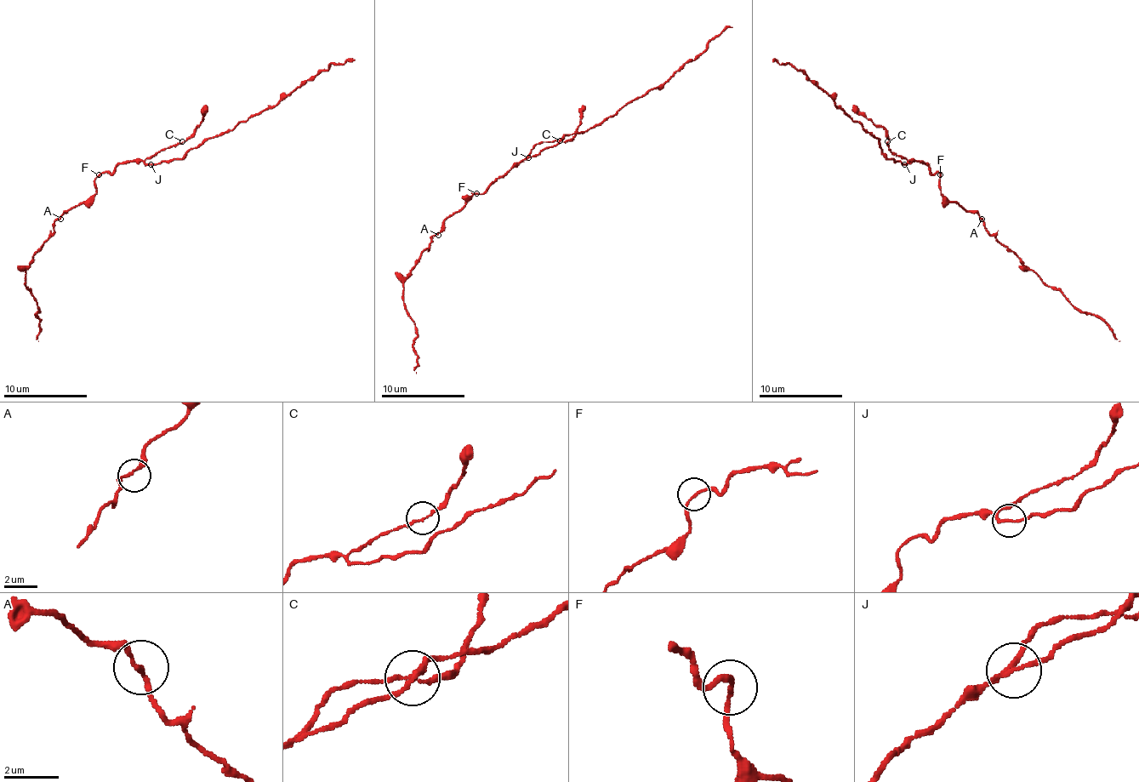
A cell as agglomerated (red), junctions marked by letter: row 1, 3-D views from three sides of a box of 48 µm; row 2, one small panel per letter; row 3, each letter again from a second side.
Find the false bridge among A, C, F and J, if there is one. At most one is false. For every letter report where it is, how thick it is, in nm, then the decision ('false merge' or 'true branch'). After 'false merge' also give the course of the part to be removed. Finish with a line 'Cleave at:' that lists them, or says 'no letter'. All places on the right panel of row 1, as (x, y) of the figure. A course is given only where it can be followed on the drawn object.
A: place (982, 219); calibre 150 nm; true branch
C: place (887, 141); calibre 100 nm; true branch
F: place (940, 174); calibre 130 nm; true branch
J: place (904, 164); calibre 120 nm; true branch
Cleave at: no letter

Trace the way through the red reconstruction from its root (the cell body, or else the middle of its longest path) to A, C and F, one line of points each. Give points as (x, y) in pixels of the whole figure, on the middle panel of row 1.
A: (499, 177), (482, 193), (472, 193), (469, 200), (445, 220), (445, 226), (438, 235)
C: (499, 177), (503, 177), (515, 166), (538, 143), (560, 141)
F: (499, 177), (482, 193), (476, 193)

